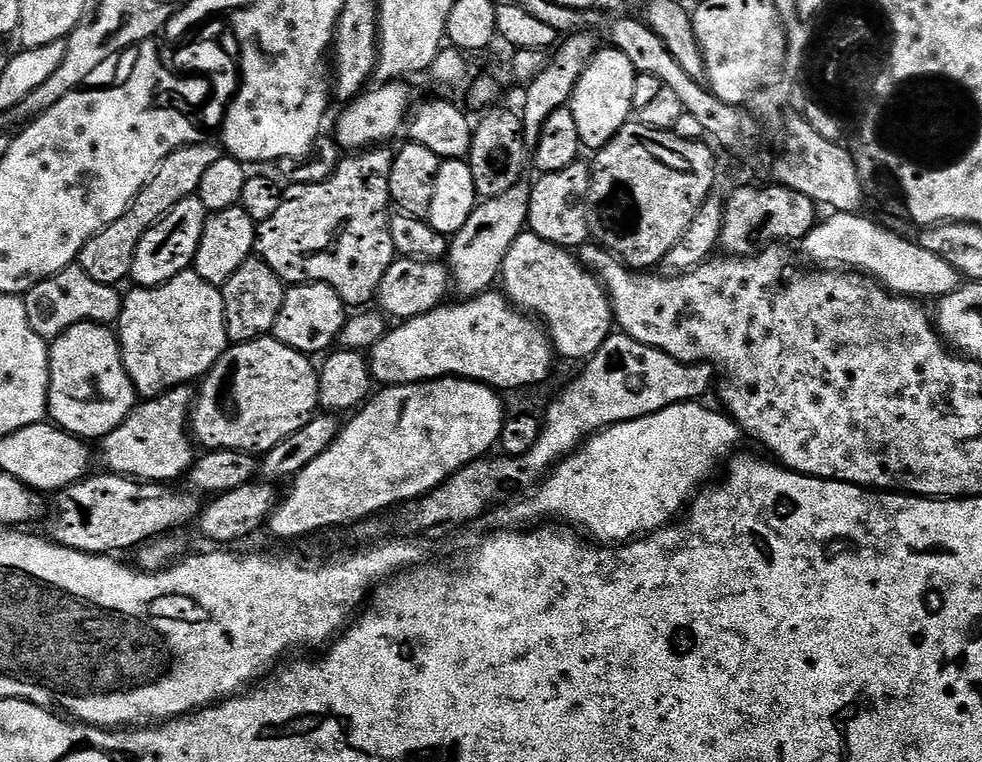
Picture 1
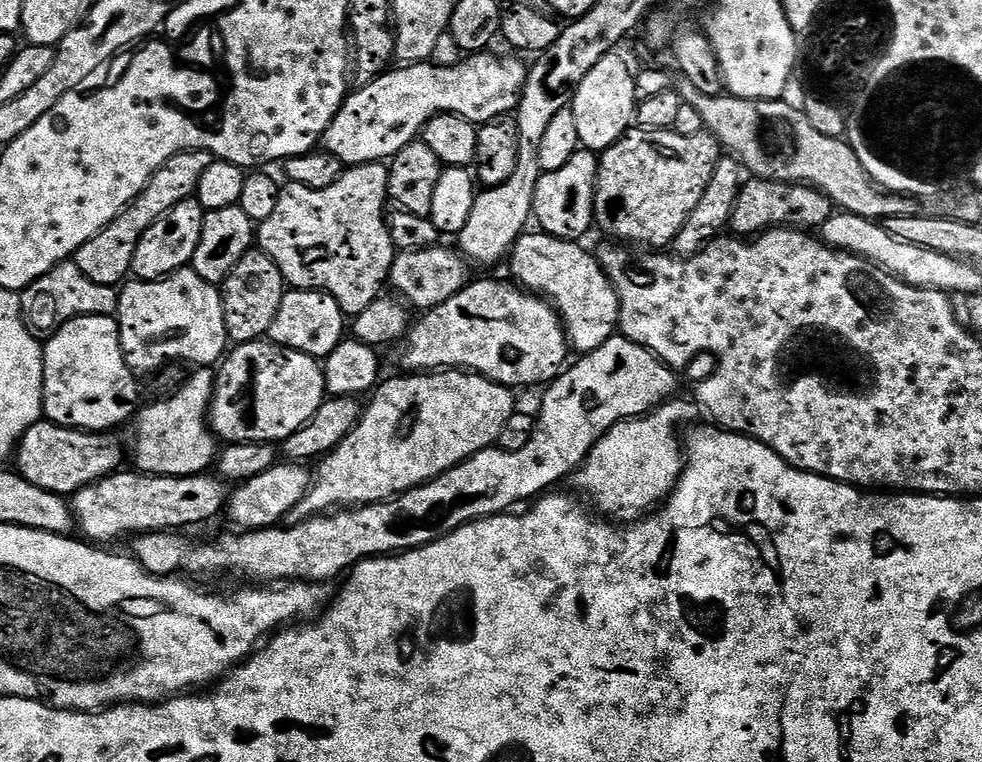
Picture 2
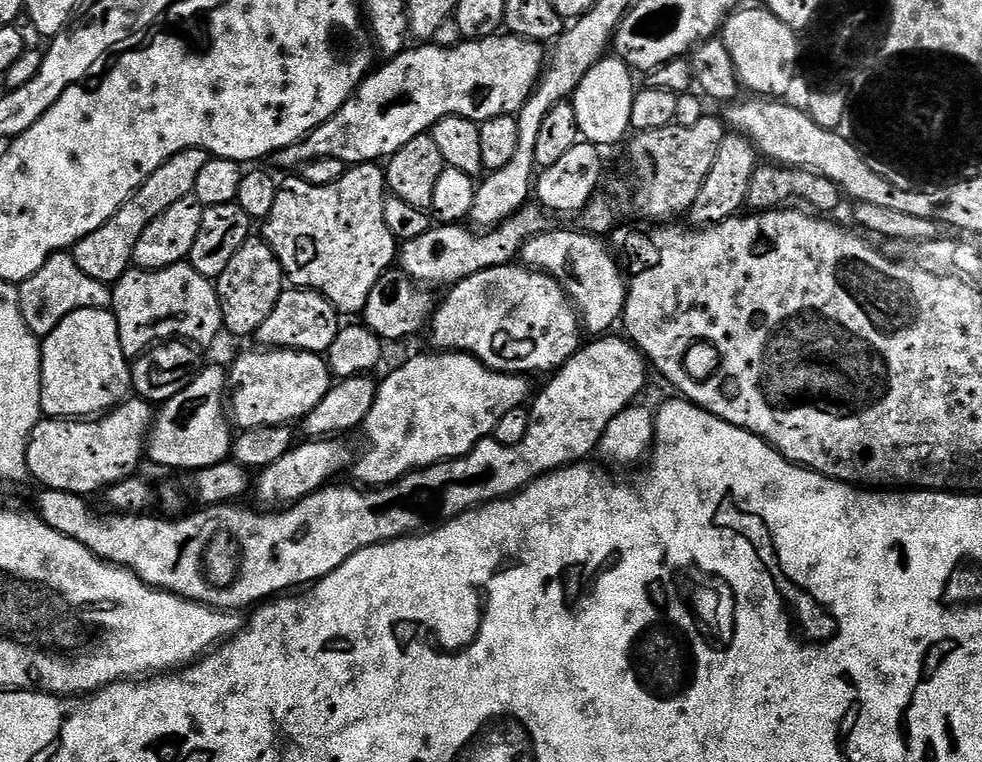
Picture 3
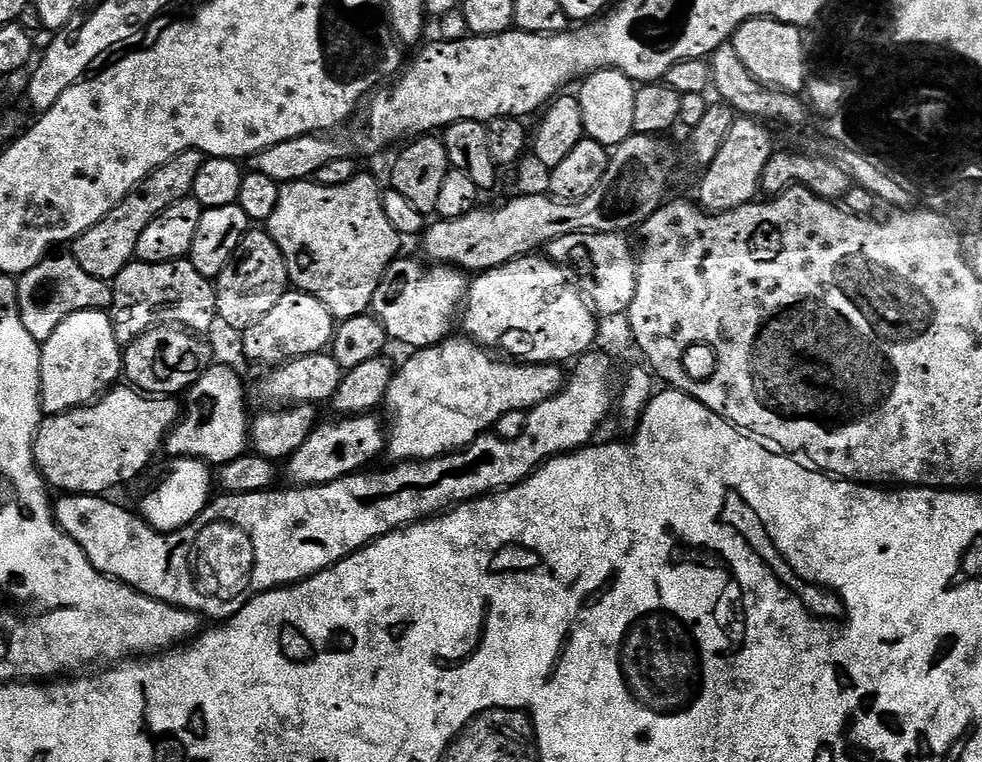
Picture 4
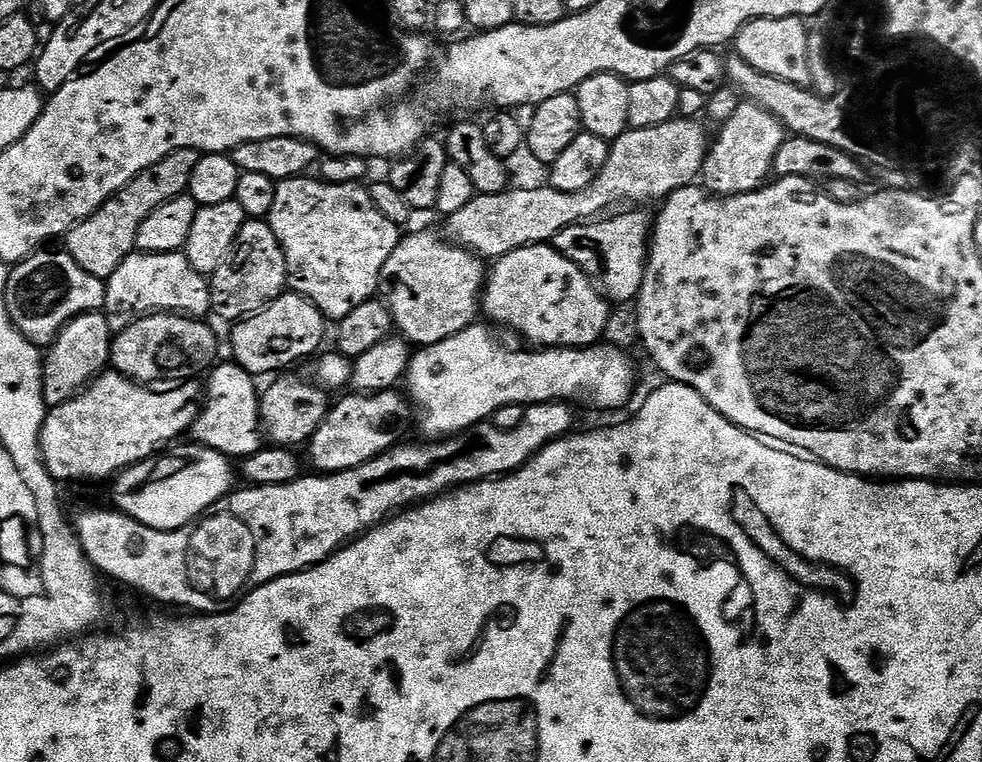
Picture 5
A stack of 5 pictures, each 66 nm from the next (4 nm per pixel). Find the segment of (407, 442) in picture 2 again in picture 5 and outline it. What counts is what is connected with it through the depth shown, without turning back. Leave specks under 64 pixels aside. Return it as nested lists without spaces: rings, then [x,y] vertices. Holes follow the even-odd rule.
[[[483,323],[471,324],[466,330],[442,342],[425,344],[411,353],[406,395],[414,409],[415,423],[420,423],[420,432],[429,441],[459,436],[469,428],[491,421],[492,415],[502,410],[502,406],[531,406],[577,400],[592,408],[620,408],[631,398],[632,391],[636,388],[636,368],[632,365],[631,358],[609,342],[601,342],[590,348],[545,348],[532,350],[536,352],[511,352],[488,333],[489,325]]]

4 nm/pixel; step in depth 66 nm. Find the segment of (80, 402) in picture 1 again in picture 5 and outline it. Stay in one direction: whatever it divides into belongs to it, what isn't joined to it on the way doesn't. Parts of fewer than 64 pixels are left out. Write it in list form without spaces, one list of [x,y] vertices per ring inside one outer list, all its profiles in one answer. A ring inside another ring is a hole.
[[[105,313],[76,316],[59,333],[44,358],[44,403],[56,407],[72,398],[80,389],[100,375],[111,361],[114,333]]]

